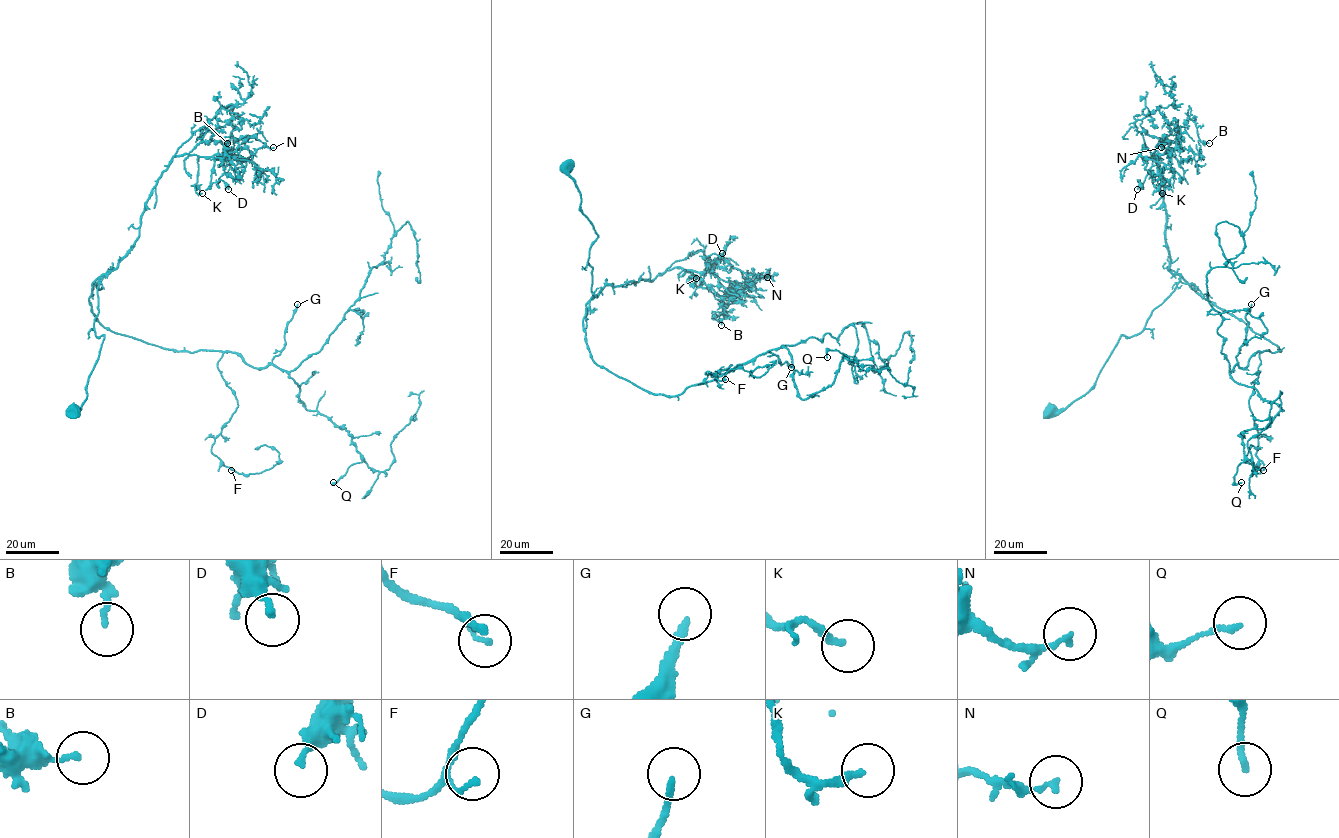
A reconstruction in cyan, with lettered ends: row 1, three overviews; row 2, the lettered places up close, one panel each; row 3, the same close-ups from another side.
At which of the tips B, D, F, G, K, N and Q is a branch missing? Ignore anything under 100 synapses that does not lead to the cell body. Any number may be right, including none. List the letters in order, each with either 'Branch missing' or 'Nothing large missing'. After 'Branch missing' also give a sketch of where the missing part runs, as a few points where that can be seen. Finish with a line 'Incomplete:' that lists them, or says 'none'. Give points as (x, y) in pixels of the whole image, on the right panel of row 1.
B: Nothing large missing
D: Nothing large missing
F: Nothing large missing
G: Branch missing. Course of what is missing: (1251, 304), (1241, 273), (1249, 247), (1270, 258), (1281, 287), (1271, 284), (1269, 269), (1251, 259)
K: Nothing large missing
N: Nothing large missing
Q: Nothing large missing
Incomplete: G

